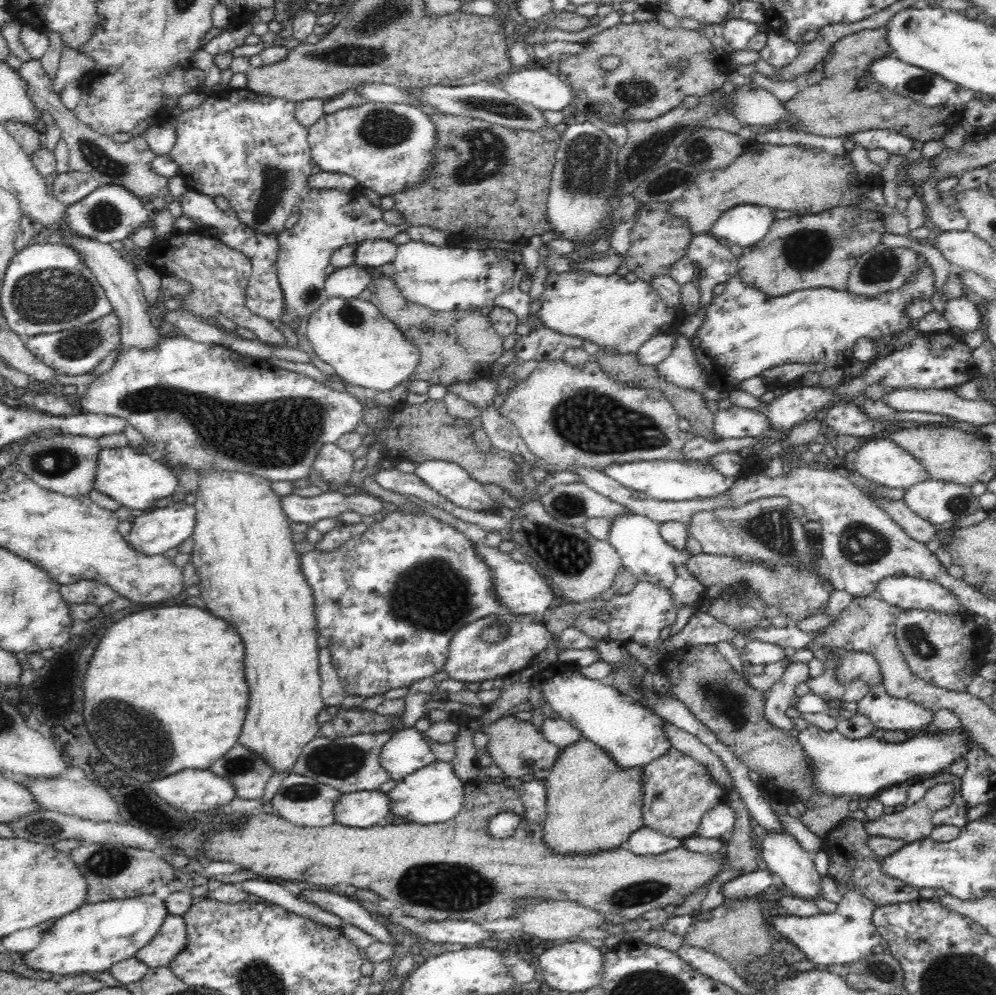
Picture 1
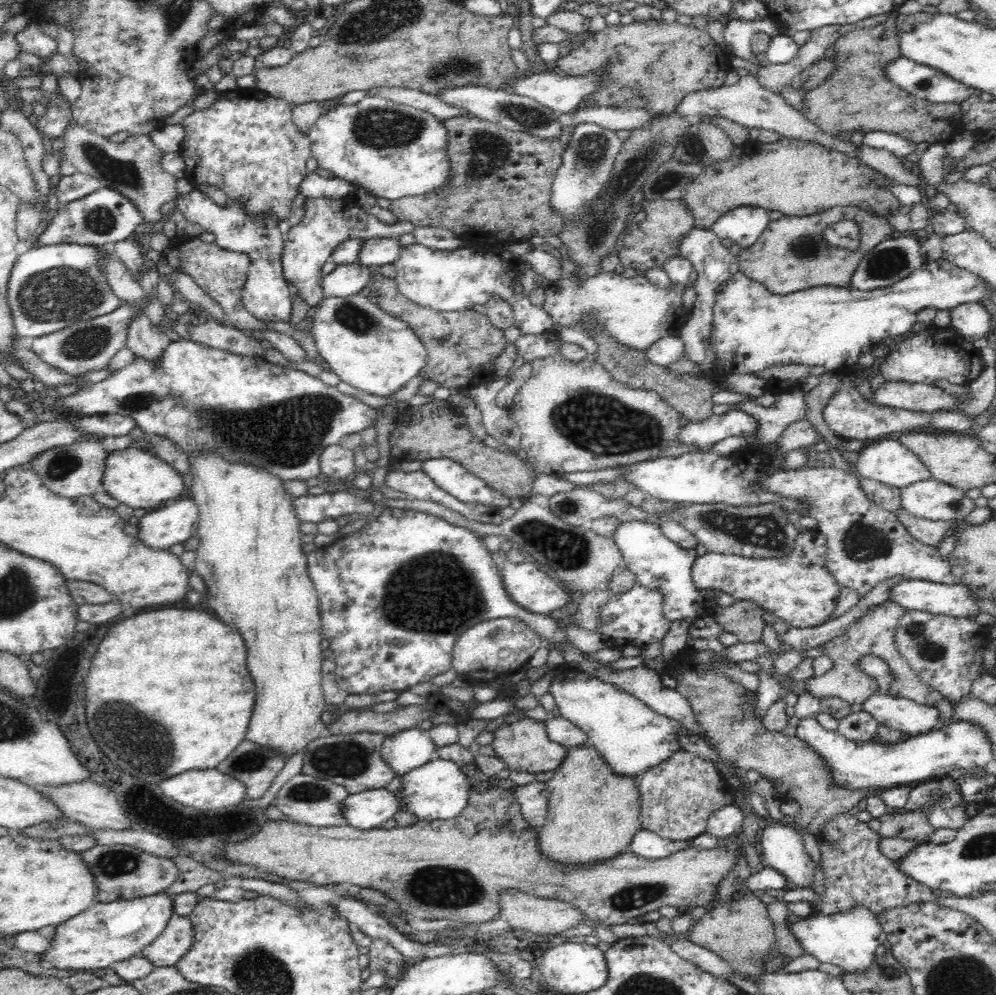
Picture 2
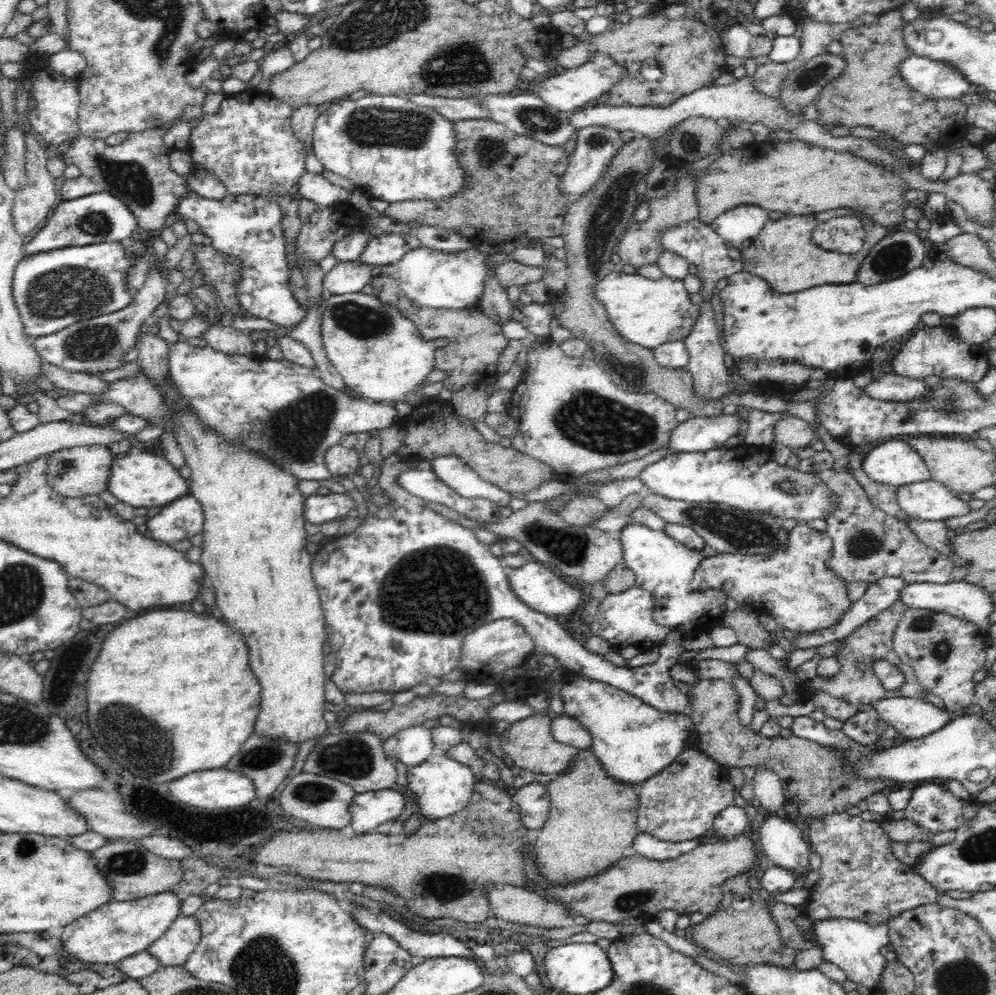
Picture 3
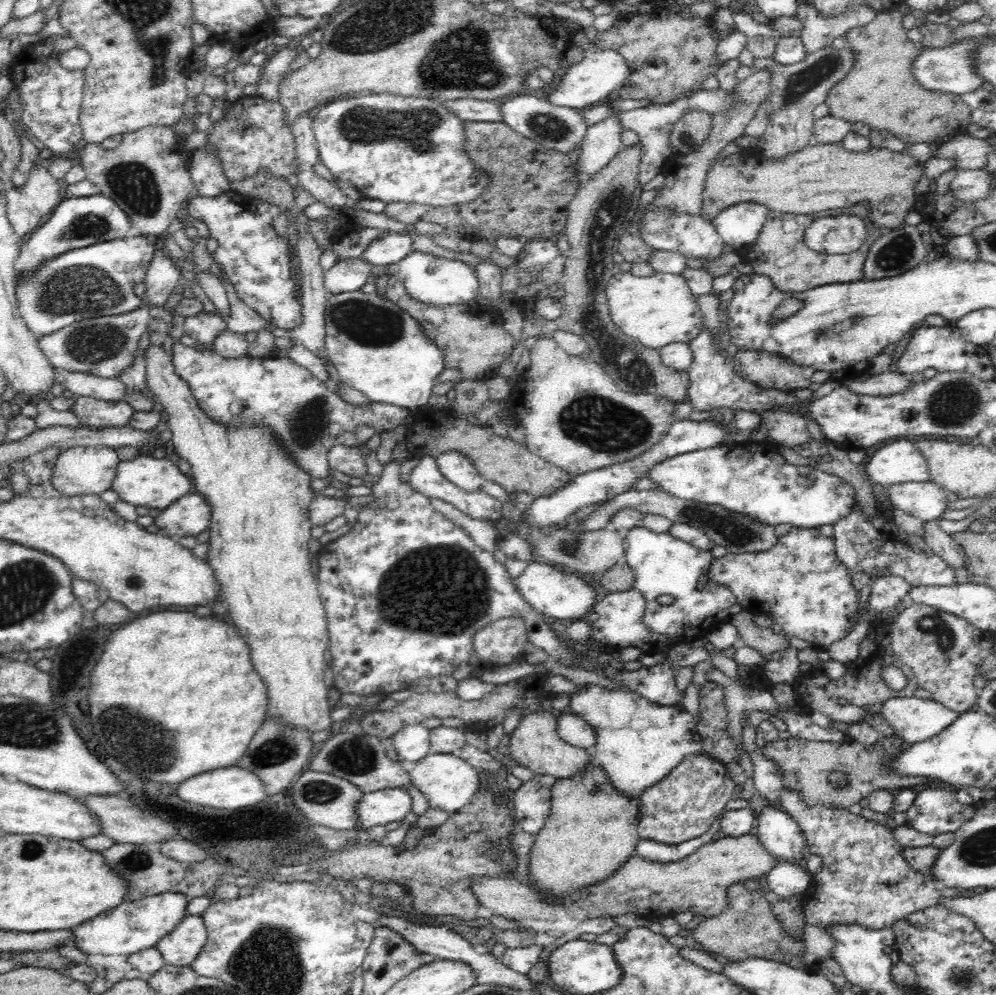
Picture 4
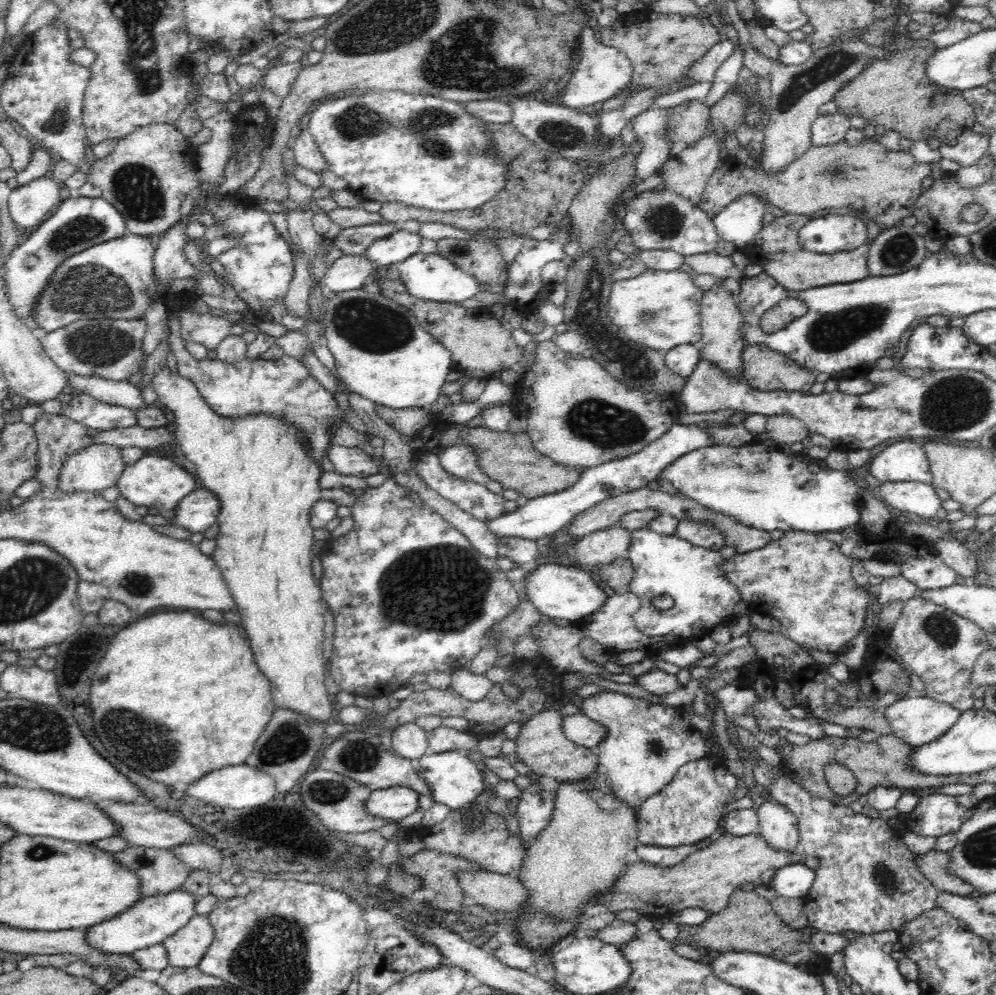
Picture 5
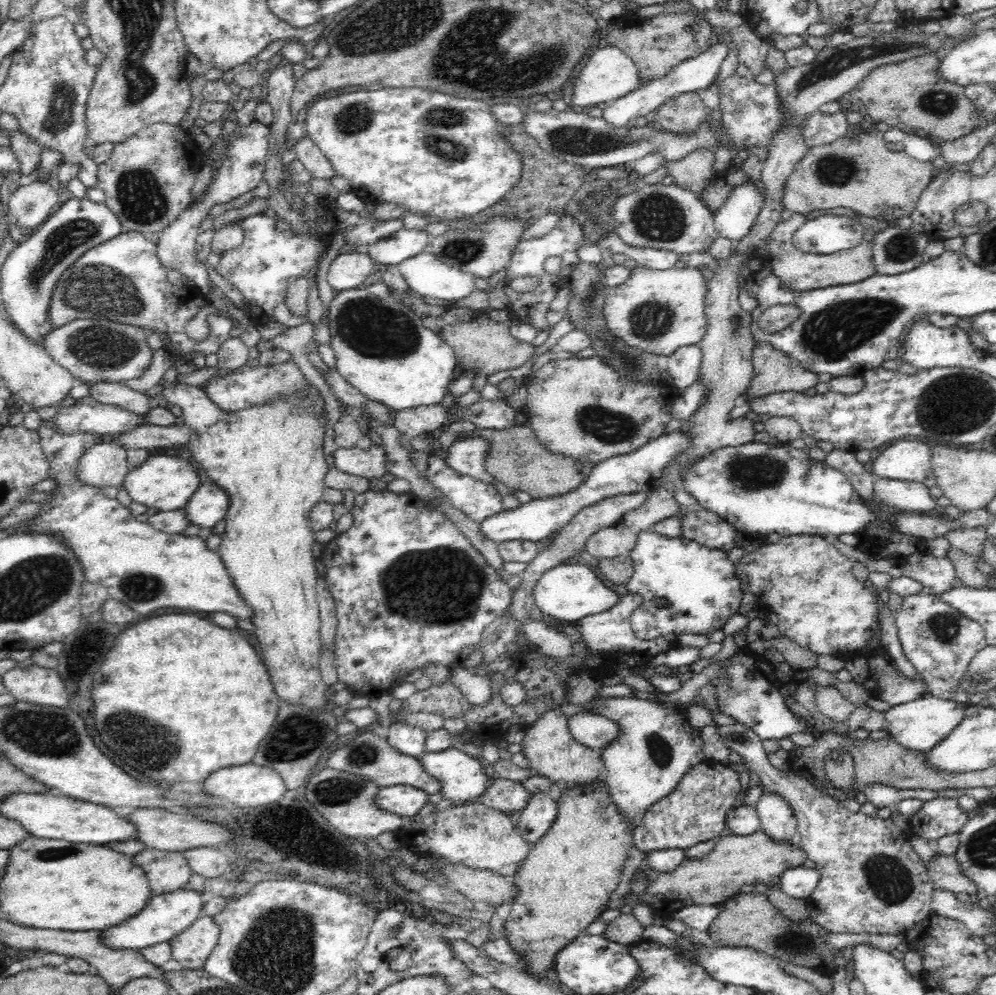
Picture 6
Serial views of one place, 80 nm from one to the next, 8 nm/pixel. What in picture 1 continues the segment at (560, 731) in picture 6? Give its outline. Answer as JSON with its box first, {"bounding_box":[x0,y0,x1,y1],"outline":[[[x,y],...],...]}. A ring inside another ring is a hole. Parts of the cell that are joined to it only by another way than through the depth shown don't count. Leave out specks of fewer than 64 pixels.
{"bounding_box":[479,715,561,778],"outline":[[[510,715],[502,717],[497,722],[484,724],[479,731],[488,734],[486,753],[493,758],[494,764],[508,778],[522,778],[526,774],[552,768],[561,751],[560,748],[548,742],[532,722],[516,721]]]}

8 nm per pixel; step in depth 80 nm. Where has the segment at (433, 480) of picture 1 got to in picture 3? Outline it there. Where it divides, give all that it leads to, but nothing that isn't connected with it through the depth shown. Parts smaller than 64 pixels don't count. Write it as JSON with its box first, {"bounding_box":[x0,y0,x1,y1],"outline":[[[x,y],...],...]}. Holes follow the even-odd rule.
{"bounding_box":[430,455,511,507],"outline":[[[456,455],[430,459],[430,467],[438,480],[453,488],[464,498],[484,498],[500,507],[508,507],[511,495],[485,482]]]}

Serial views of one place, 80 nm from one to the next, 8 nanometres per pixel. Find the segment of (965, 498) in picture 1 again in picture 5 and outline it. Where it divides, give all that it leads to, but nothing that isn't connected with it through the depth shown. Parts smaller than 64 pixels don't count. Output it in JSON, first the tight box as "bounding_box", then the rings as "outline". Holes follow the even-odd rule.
{"bounding_box":[879,482,942,521],"outline":[[[884,482],[880,484],[879,498],[898,512],[909,512],[924,521],[935,521],[942,500],[932,484],[925,482]]]}

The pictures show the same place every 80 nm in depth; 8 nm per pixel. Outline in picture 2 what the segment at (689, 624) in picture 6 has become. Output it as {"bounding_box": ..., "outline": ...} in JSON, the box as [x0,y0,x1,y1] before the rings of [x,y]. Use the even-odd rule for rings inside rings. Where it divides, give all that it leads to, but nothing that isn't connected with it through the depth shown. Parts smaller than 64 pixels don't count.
{"bounding_box":[612,520,718,624],"outline":[[[640,520],[620,523],[612,537],[623,554],[622,565],[637,577],[637,583],[664,595],[662,611],[666,618],[672,622],[682,620],[692,624],[697,618],[713,616],[718,606],[714,590],[698,589],[692,581],[692,563],[698,556],[695,548],[682,549],[662,534],[660,526]]]}

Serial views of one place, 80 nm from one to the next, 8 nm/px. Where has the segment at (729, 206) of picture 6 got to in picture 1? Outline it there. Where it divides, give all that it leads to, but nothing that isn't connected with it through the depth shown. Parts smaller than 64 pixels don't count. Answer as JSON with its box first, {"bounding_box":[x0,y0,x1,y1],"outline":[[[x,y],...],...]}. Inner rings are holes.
{"bounding_box":[711,203,775,247],"outline":[[[752,203],[738,205],[722,213],[711,232],[718,240],[724,238],[728,246],[750,247],[767,236],[775,221],[775,211]]]}

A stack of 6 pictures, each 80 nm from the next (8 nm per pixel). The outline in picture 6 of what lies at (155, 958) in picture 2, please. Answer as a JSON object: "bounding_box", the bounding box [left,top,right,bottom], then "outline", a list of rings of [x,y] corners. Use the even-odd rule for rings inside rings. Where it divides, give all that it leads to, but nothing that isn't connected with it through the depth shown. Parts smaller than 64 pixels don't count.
{"bounding_box":[169,915,220,969],"outline":[[[201,915],[188,930],[169,941],[172,959],[184,969],[203,969],[203,964],[218,944],[220,927],[214,918]]]}

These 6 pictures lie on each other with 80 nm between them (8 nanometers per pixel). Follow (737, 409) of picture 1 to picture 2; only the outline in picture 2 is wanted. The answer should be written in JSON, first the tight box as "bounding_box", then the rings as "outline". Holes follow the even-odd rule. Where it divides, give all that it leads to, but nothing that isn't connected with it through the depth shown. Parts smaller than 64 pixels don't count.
{"bounding_box":[680,409,758,450],"outline":[[[730,409],[723,414],[713,414],[704,422],[688,422],[681,427],[680,444],[708,450],[712,444],[729,436],[750,439],[758,429],[756,418],[740,409]]]}

